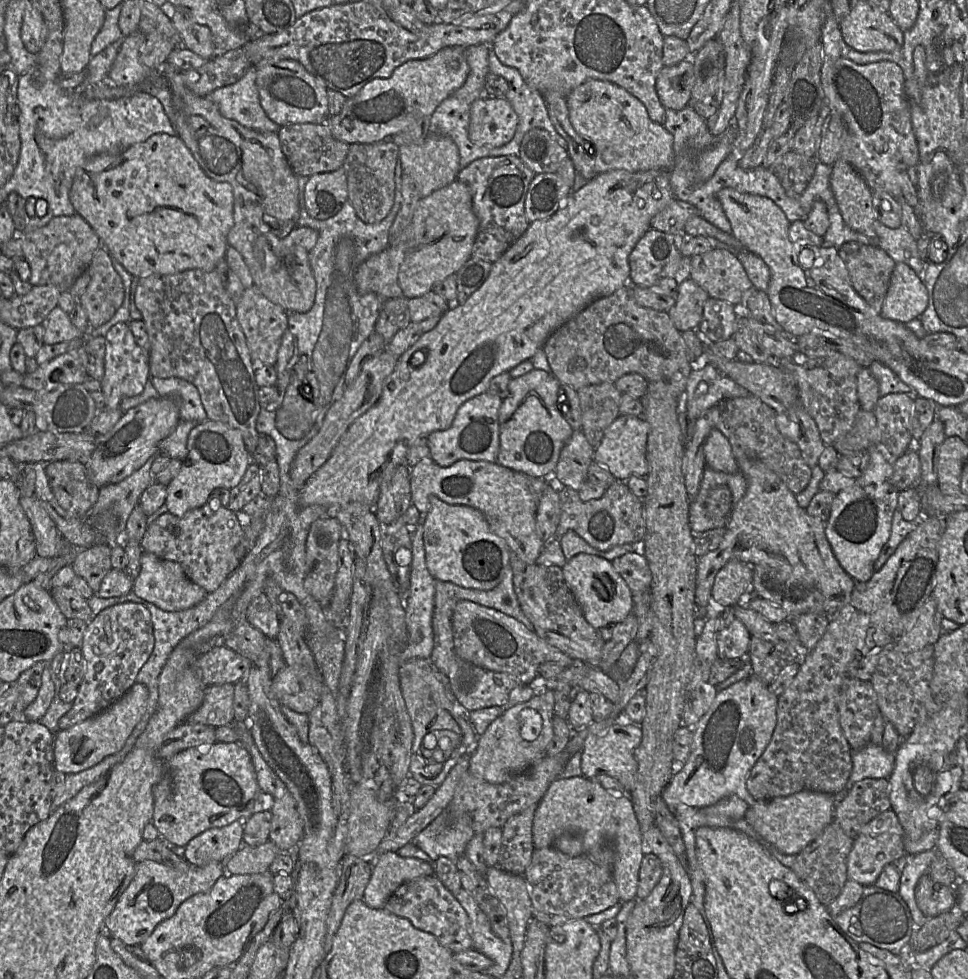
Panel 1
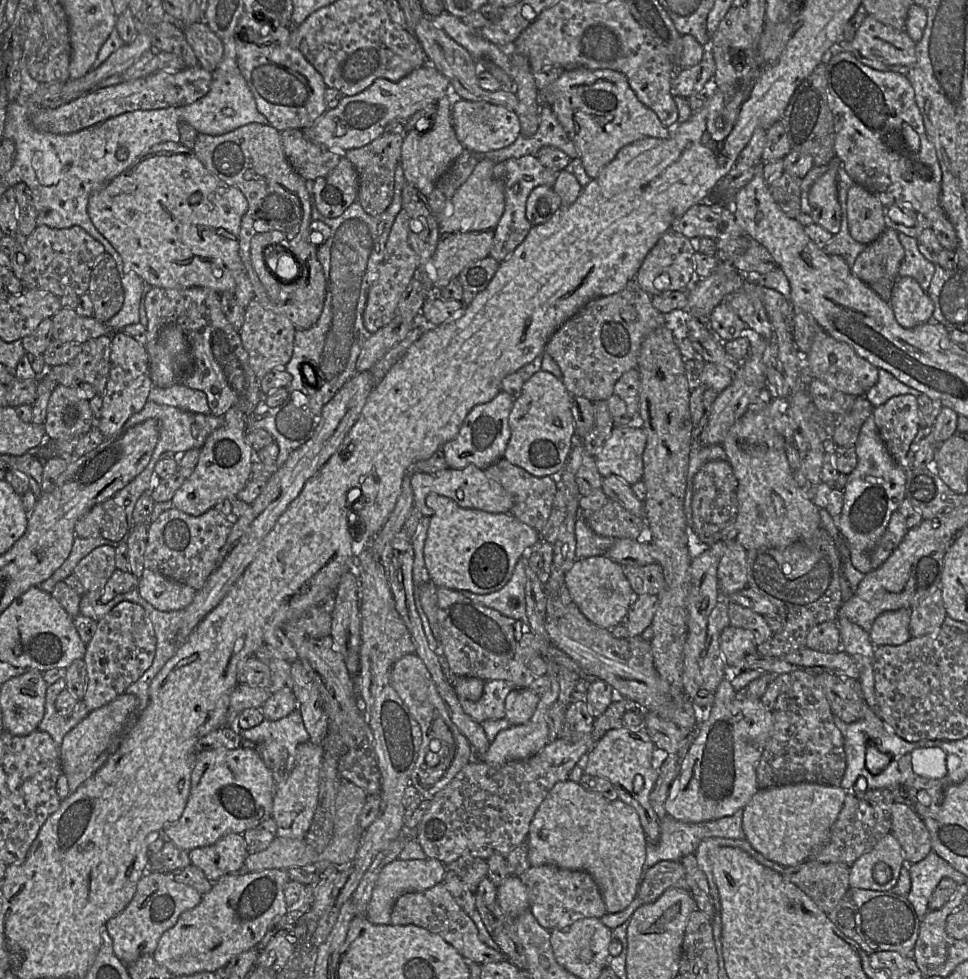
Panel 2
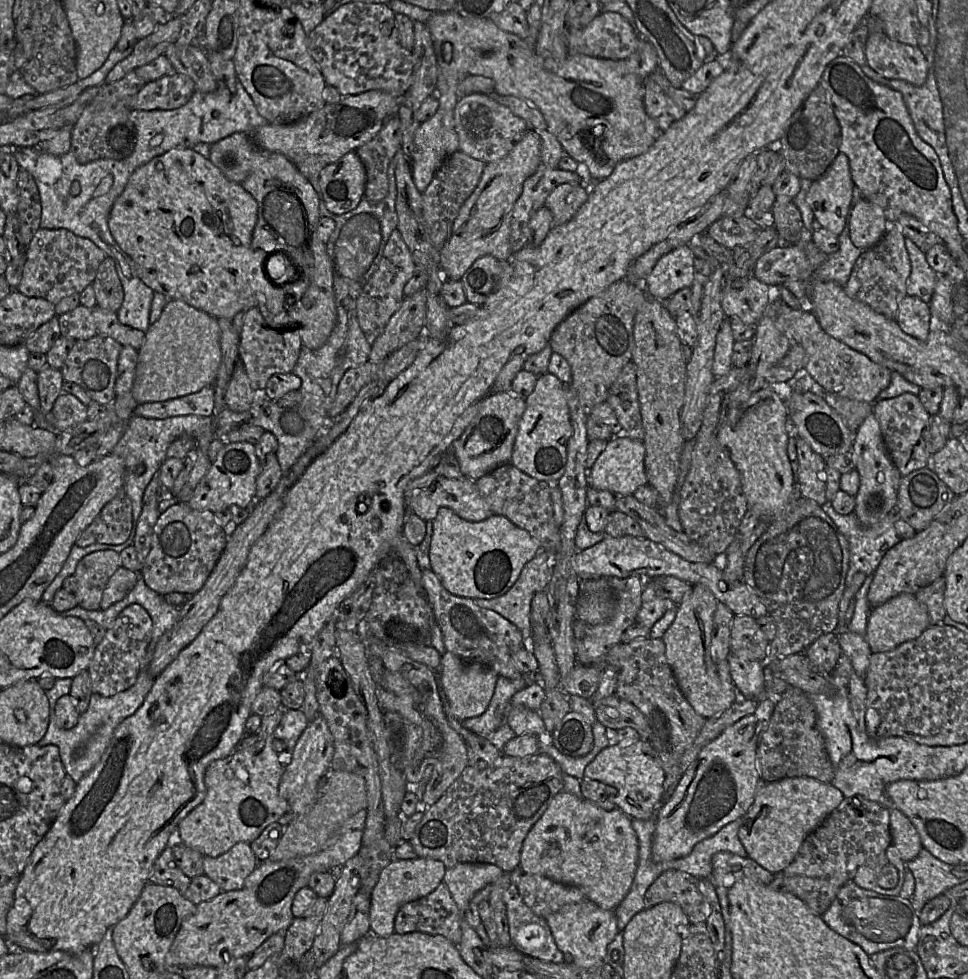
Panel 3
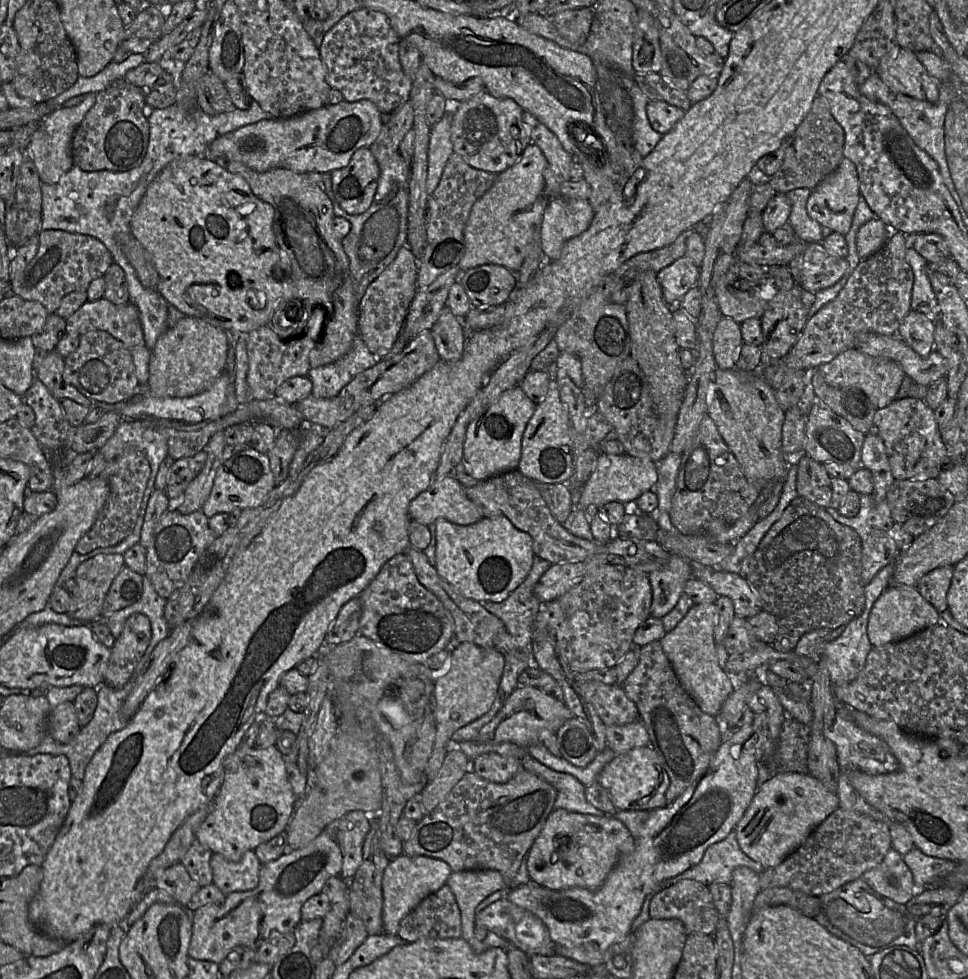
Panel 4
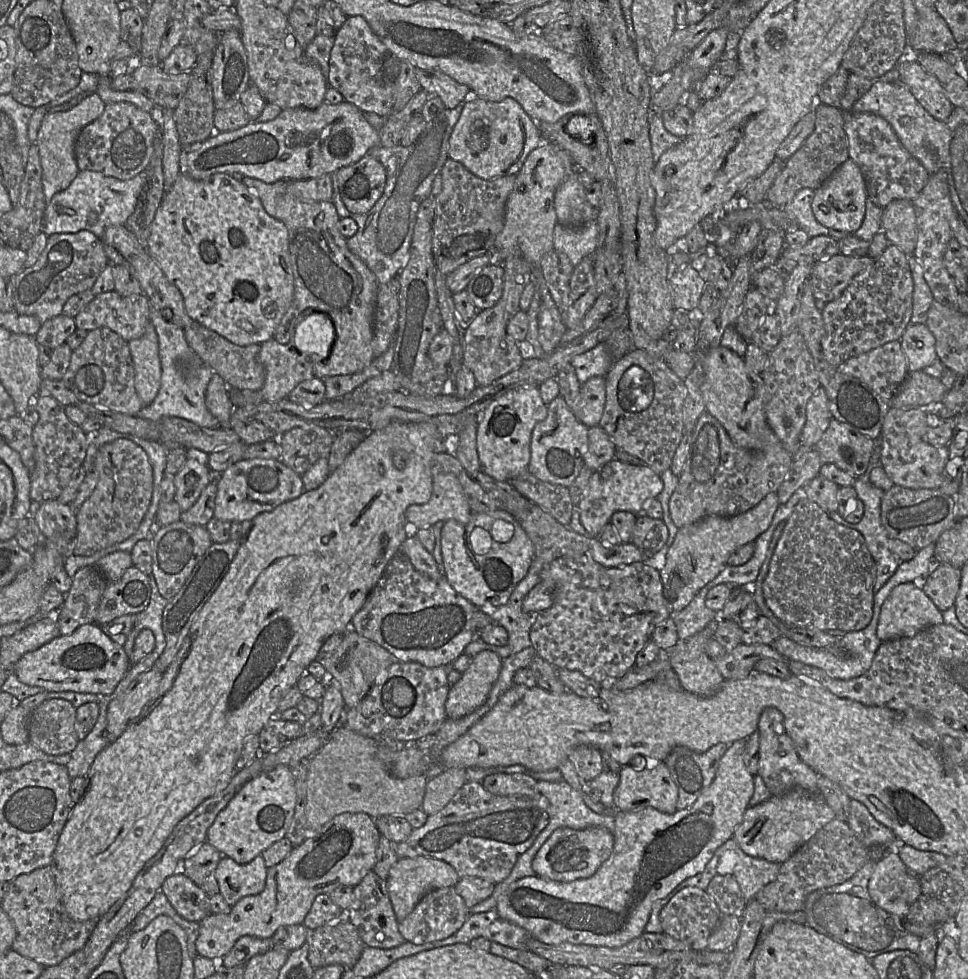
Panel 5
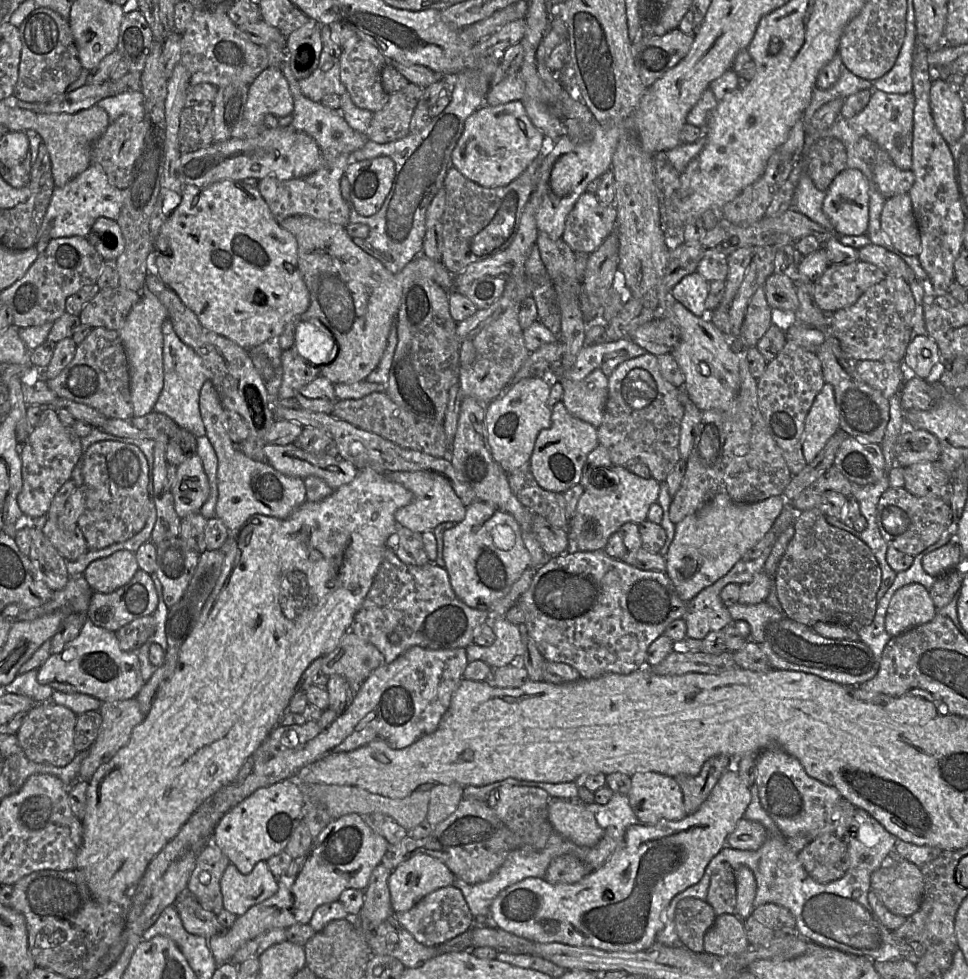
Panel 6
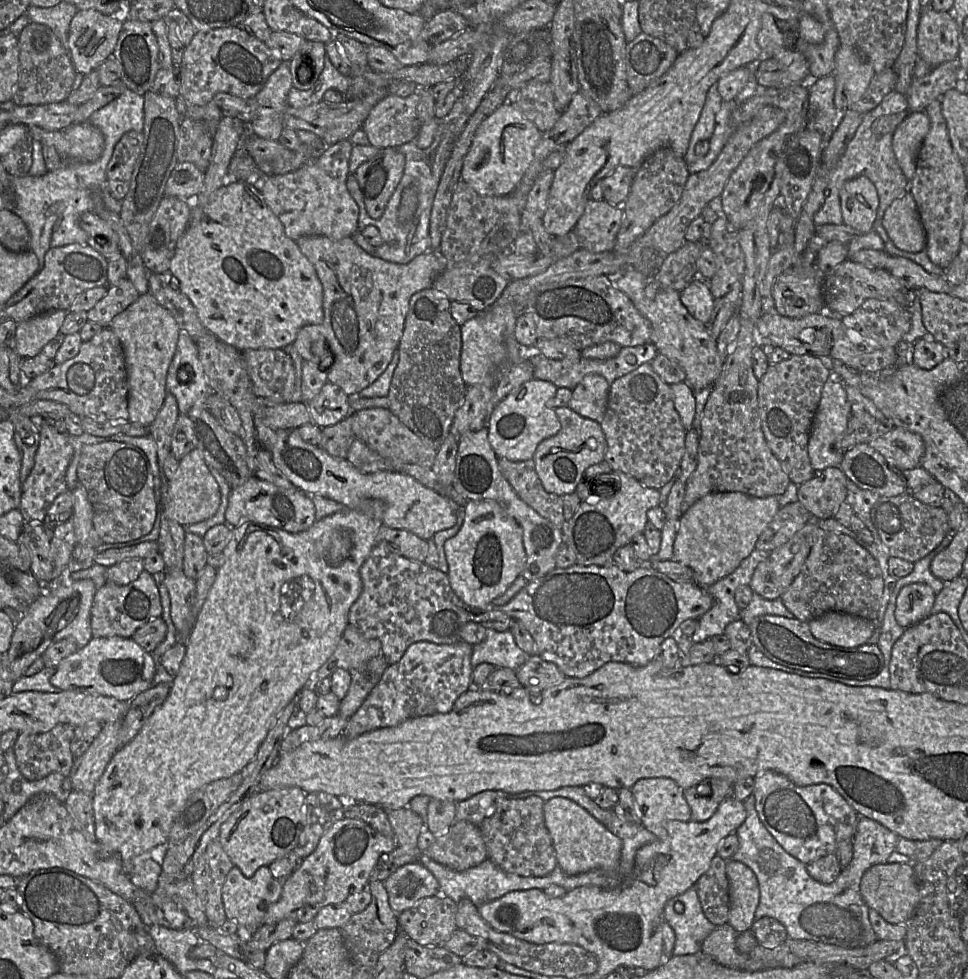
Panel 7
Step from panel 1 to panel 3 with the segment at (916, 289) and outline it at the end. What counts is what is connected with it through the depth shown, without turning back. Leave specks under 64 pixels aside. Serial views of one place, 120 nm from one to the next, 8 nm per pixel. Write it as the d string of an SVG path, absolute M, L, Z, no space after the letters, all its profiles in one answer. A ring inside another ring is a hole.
M907 295L900 302L896 321L906 334L925 341L930 332L930 320L929 304L919 297Z

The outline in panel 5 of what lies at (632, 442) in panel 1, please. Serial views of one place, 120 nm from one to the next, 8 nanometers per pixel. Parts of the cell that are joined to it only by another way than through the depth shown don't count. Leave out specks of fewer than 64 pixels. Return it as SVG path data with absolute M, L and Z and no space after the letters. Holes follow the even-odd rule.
M614 458L607 465L612 469L611 476L605 479L601 476L600 470L593 472L587 489L576 506L580 521L588 534L586 536L598 537L617 511L641 514L644 502L656 498L663 489L660 475L646 464L631 465Z

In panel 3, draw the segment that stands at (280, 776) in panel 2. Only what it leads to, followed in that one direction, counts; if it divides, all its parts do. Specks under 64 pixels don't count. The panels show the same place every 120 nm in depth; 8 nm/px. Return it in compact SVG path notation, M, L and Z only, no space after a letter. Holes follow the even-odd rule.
M284 709L283 716L273 732L274 738L282 740L286 745L285 750L278 753L283 771L291 760L293 748L298 738L309 723L302 709Z

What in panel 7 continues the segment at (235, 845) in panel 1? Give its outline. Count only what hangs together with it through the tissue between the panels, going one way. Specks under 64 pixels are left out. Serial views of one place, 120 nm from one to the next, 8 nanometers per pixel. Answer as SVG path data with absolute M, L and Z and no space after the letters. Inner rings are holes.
M234 866L228 872L222 887L226 917L254 932L263 924L267 908L280 898L281 892L282 881L274 878L267 866L259 867L250 878L245 877L239 868Z

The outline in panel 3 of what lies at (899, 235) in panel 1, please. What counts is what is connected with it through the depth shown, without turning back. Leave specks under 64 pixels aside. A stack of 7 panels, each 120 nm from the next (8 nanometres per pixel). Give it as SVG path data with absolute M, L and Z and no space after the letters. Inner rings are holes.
M905 237L905 246L911 262L911 273L907 280L907 294L919 297L929 304L939 274L927 262L925 253L907 237Z

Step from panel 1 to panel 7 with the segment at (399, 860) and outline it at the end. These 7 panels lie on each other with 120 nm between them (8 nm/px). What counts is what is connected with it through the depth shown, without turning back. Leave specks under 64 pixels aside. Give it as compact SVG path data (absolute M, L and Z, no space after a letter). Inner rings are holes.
M419 862L402 865L382 882L389 905L397 914L412 907L418 900L439 893L437 879Z

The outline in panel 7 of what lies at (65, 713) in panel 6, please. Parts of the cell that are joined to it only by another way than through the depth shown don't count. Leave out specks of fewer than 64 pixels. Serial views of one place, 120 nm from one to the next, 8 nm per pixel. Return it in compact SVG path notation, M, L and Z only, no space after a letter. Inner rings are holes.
M60 723L45 733L19 733L14 753L21 774L29 781L40 780L51 773L69 776L75 760L70 748L74 728Z

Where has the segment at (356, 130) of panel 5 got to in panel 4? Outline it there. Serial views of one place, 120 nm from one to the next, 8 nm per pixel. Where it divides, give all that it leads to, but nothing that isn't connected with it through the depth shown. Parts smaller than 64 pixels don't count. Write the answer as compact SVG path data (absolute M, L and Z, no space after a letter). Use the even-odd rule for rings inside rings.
M343 100L290 118L261 120L238 128L213 140L202 156L223 168L227 161L236 161L257 172L284 168L296 173L330 173L347 166L355 151L369 147L382 127L382 113L373 102Z

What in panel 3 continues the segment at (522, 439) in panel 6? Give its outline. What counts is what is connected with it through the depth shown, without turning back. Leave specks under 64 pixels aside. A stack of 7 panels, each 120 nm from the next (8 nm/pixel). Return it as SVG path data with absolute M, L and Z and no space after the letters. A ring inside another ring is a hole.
M510 391L491 393L480 403L476 415L449 451L455 455L465 477L474 481L498 466L510 463L519 422L526 402Z

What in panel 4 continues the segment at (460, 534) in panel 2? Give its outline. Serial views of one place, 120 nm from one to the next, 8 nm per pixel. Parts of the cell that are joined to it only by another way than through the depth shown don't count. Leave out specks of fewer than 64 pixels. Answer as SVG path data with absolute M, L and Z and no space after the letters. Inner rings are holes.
M505 516L483 517L471 525L458 525L438 518L435 524L435 568L439 576L465 598L479 603L501 603L524 581L532 567L535 554L531 536L518 530Z

